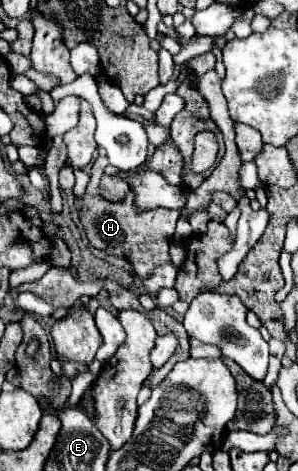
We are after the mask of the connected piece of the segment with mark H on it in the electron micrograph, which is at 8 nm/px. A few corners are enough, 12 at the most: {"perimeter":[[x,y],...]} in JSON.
{"perimeter":[[106,156],[76,199],[88,241],[128,257],[136,275],[168,257],[180,211],[136,211],[98,193]]}

